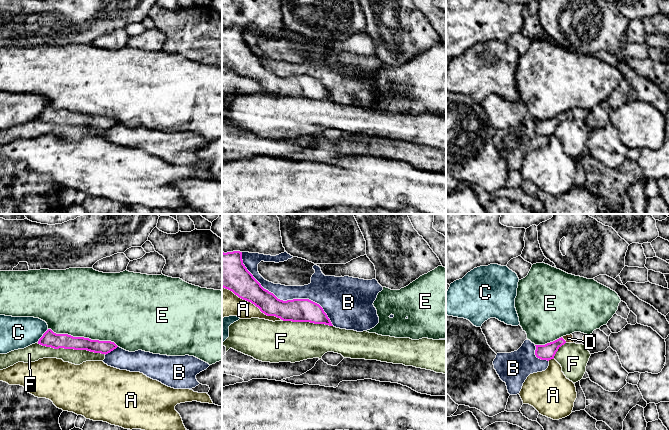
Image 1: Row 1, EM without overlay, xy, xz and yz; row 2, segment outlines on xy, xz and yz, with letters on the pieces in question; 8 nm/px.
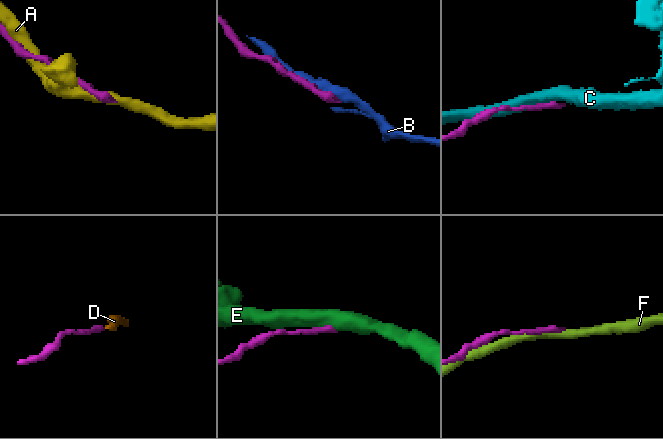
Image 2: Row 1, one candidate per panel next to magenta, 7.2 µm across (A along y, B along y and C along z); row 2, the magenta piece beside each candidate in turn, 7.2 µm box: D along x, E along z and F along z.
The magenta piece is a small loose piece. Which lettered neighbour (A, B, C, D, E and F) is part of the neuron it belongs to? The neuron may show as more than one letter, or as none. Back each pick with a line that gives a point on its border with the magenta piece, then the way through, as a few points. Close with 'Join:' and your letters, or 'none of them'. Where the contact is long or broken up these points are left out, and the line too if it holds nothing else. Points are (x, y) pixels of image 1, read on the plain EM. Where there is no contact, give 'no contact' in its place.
D: contact yz (564, 116); way yz (547, 128), (557, 119), (564, 116), (568, 114)
Join: D

